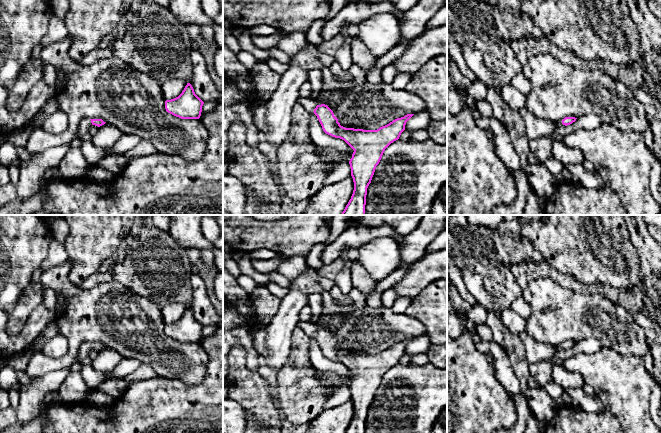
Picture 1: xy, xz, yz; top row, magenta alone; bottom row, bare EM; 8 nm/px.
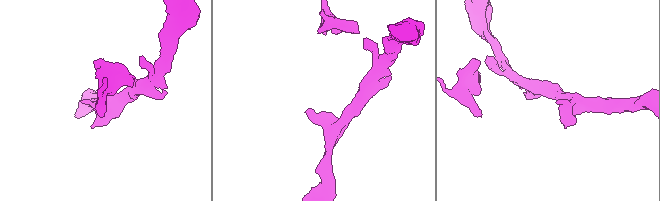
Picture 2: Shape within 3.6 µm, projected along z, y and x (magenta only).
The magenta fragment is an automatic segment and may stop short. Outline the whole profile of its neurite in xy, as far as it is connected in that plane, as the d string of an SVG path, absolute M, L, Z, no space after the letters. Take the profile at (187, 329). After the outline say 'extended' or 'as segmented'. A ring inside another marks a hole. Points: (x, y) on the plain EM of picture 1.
M187 307L178 321L165 325L165 333L181 343L199 343L203 328L204 326L195 318L192 309Z | as segmented

